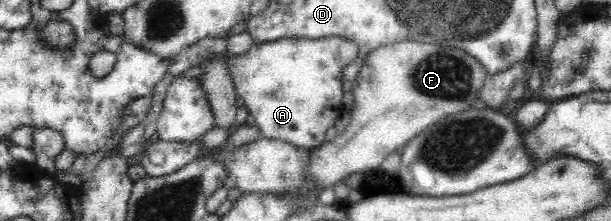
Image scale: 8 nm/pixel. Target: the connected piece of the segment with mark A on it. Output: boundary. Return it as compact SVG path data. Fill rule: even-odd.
M328 36L322 39L306 39L306 38L282 38L276 41L264 42L261 44L253 44L248 53L244 55L231 56L227 61L229 74L233 77L234 85L237 89L237 95L244 101L244 107L250 111L252 117L256 120L256 125L262 132L262 137L266 139L281 139L287 141L290 145L296 147L303 147L304 149L317 148L325 142L325 135L329 127L334 125L334 122L345 111L342 103L343 85L346 85L346 80L343 79L343 73L346 66L349 66L354 60L358 59L359 48L358 45L345 37Z

